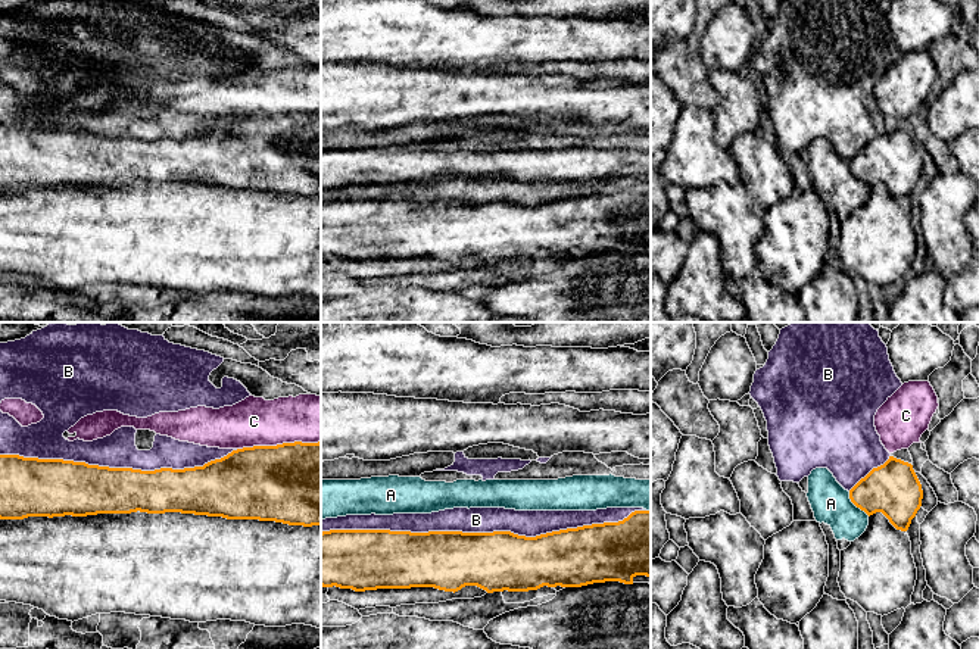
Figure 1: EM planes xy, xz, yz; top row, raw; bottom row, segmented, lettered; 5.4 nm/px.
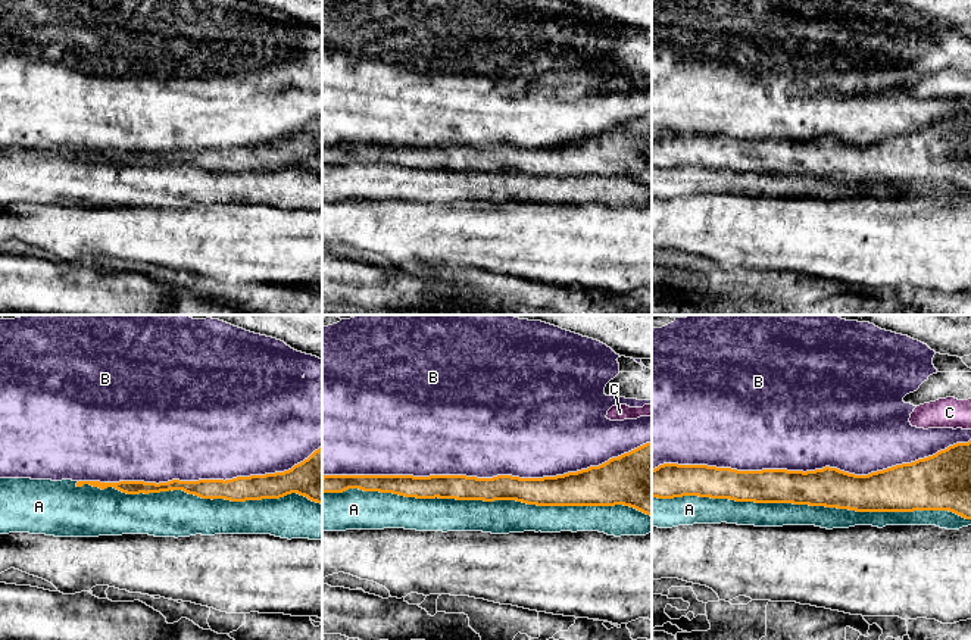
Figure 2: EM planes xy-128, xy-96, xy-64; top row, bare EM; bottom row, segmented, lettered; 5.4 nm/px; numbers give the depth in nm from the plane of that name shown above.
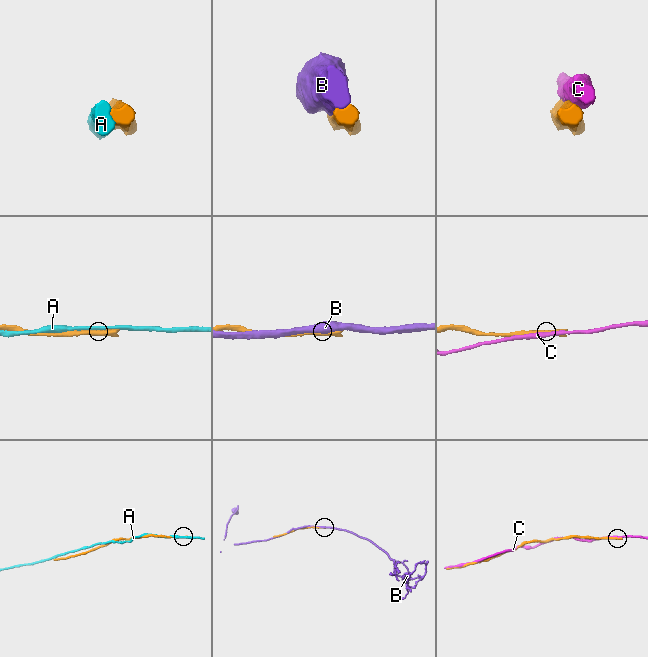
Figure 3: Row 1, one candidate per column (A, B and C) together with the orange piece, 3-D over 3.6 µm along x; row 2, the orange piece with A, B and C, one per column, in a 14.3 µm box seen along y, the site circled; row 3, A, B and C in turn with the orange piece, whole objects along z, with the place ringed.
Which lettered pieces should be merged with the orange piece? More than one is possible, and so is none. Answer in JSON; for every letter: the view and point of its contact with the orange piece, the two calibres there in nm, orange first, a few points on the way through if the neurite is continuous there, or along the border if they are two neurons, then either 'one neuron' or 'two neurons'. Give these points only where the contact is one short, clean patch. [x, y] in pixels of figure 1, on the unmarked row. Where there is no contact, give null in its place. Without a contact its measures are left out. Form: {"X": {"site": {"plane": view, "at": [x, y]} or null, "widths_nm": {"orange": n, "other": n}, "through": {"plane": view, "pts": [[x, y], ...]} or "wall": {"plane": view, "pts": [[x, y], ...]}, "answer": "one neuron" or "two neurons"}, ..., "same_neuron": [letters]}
{"A": {"site": {"plane": "yz", "at": [856, 175]}, "widths_nm": {"orange": 280, "other": 220}, "answer": "two neurons"}, "B": {"site": {"plane": "xz", "at": [483, 203]}, "widths_nm": {"orange": 320, "other": 140}, "answer": "two neurons"}, "C": {"site": {"plane": "xy", "at": [278, 115]}, "widths_nm": {"orange": 460, "other": 260}, "answer": "two neurons"}, "same_neuron": []}

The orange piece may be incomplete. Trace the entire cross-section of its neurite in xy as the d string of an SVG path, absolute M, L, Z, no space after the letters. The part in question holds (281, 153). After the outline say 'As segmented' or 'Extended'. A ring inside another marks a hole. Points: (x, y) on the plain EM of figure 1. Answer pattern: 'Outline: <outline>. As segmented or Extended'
Outline: M321 112L243 118L203 137L155 141L0 125L0 190L137 181L321 196Z. As segmented

